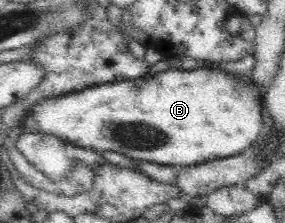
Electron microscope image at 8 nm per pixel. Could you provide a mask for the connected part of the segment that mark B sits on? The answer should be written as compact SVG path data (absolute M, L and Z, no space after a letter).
M198 68L198 70L166 70L166 72L158 72L154 76L145 75L141 78L124 80L121 82L105 83L102 85L94 85L84 88L80 91L72 91L62 96L54 96L54 98L44 98L38 104L34 104L32 108L28 108L28 114L22 118L22 129L24 132L40 133L44 135L52 135L61 141L66 141L74 146L92 149L97 153L102 154L105 151L119 152L129 158L144 160L162 164L164 166L192 166L203 162L210 162L219 158L240 154L249 146L252 146L259 137L262 128L262 116L260 115L260 95L258 91L265 91L264 87L256 85L250 80L234 80L227 72L222 70L212 70L208 68Z

